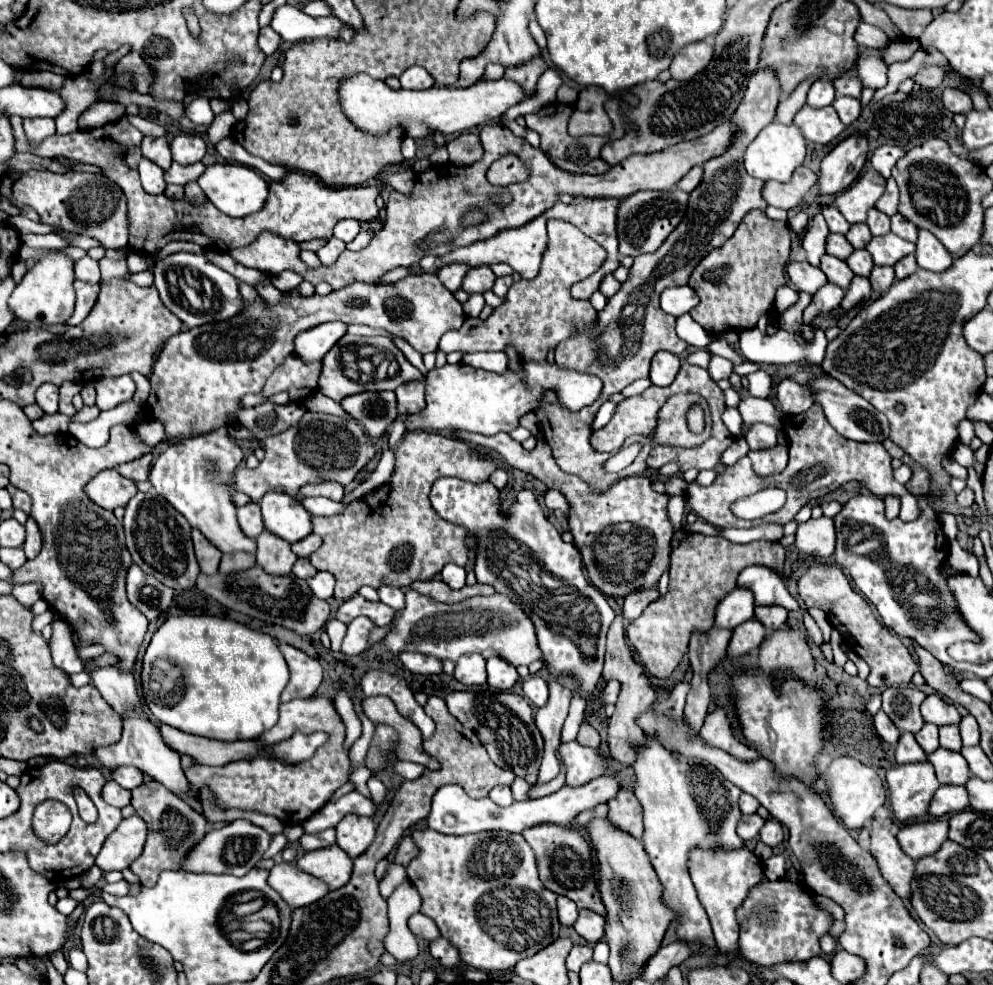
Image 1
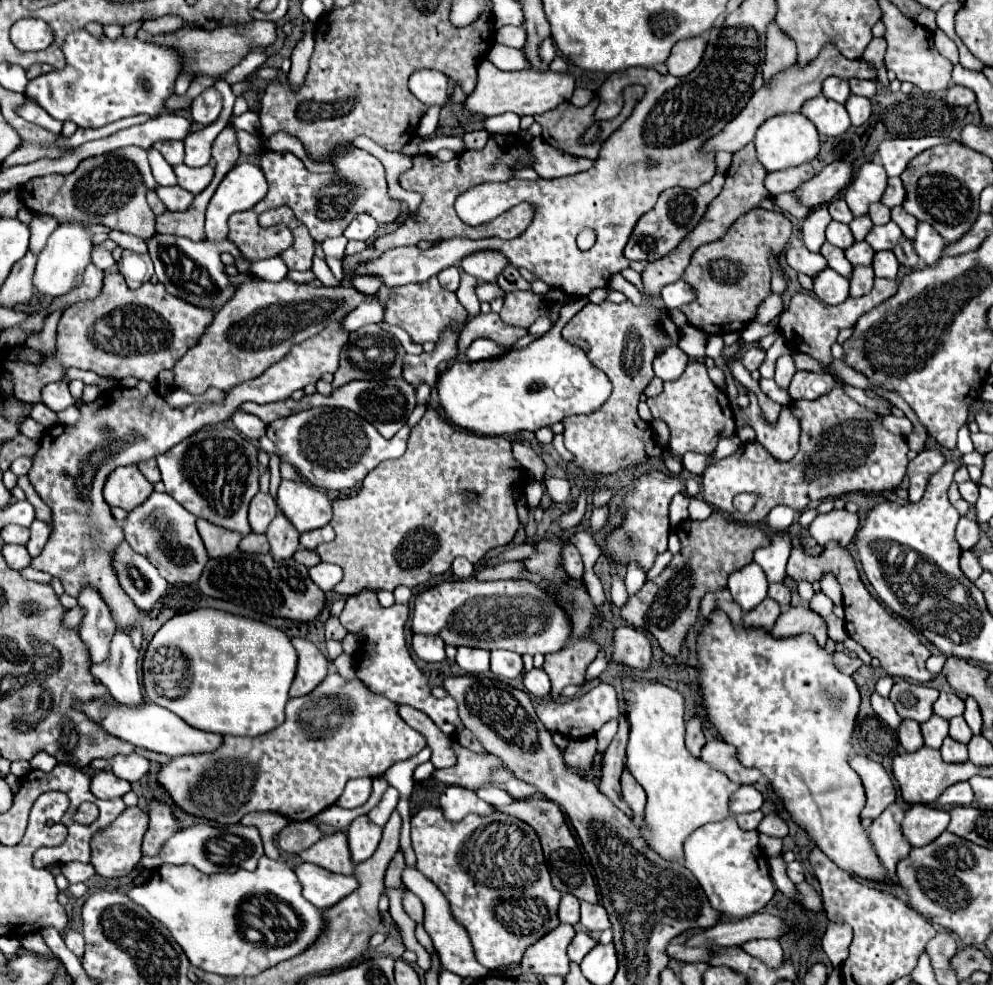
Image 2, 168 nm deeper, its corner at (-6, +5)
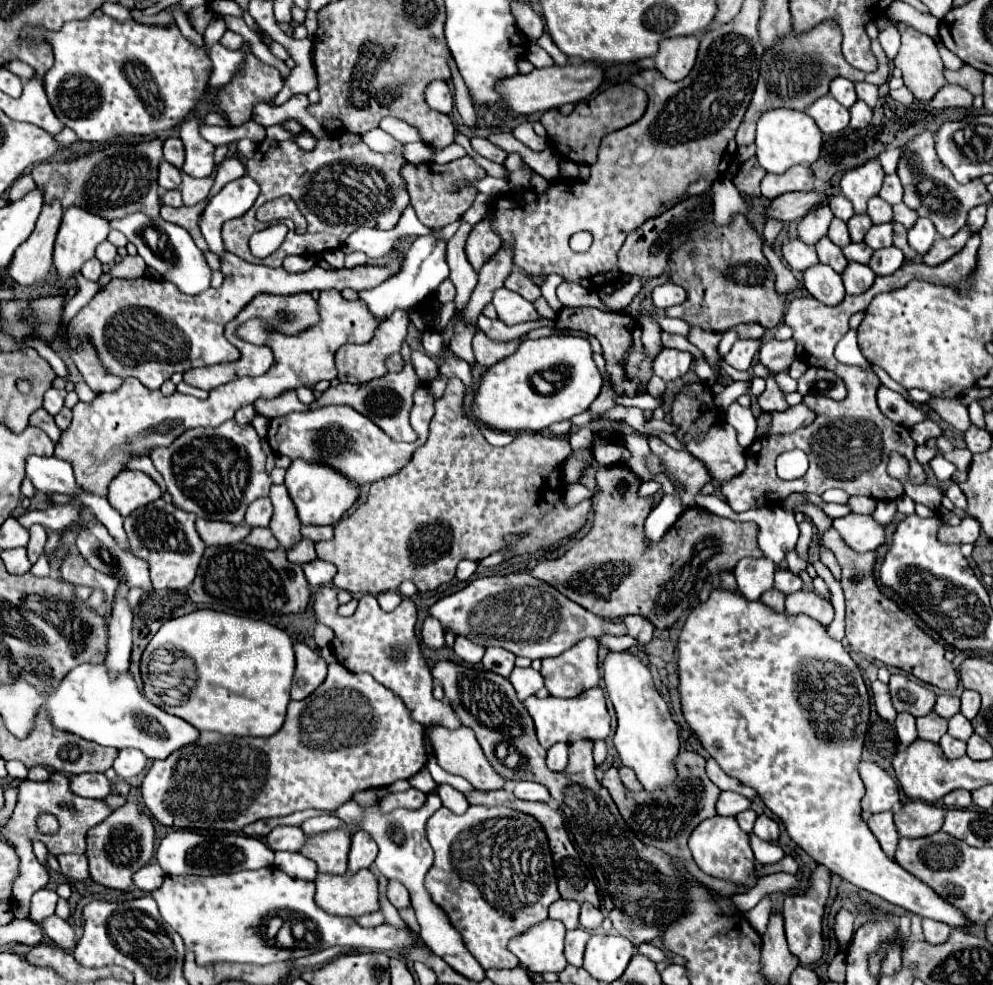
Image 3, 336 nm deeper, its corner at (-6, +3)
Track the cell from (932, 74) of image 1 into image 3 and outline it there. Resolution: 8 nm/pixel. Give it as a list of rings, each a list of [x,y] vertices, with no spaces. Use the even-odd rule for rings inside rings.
[[[899,23],[897,29],[901,35],[901,49],[893,63],[901,69],[903,81],[913,95],[921,101],[929,101],[947,83],[937,45],[929,35],[919,33],[905,23]]]

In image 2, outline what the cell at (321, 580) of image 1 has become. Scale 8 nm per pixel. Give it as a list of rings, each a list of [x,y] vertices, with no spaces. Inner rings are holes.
[[[319,563],[315,567],[309,569],[311,579],[315,581],[317,587],[321,587],[323,591],[331,591],[343,577],[343,571],[339,565],[329,565],[329,563]]]

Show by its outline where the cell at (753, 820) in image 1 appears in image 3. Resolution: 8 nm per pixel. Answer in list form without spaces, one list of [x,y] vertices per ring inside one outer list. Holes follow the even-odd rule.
[[[747,809],[747,811],[743,811],[743,813],[737,815],[739,827],[741,827],[743,831],[747,831],[747,833],[751,833],[751,829],[753,829],[753,825],[755,825],[755,819],[757,819],[757,815],[755,815],[755,811],[751,811],[751,809]]]

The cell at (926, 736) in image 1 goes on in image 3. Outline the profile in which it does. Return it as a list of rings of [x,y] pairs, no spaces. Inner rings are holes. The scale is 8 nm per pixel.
[[[929,713],[927,717],[917,719],[917,731],[919,739],[939,743],[939,739],[947,733],[947,719],[939,717],[937,713]]]

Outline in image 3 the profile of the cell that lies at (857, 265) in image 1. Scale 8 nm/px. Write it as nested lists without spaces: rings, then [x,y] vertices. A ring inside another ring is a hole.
[[[849,243],[843,249],[843,255],[847,257],[847,261],[857,261],[857,263],[869,263],[873,249],[867,247],[865,243]]]

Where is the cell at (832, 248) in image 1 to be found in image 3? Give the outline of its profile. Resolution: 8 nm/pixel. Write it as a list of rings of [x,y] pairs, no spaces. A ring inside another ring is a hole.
[[[833,219],[833,221],[831,221],[827,237],[829,237],[837,247],[845,247],[845,245],[851,243],[849,231],[847,231],[847,223],[845,223],[845,221],[839,221],[839,219]]]

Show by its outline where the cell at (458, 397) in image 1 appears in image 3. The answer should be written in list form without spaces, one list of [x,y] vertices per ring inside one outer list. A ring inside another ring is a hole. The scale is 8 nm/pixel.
[[[545,337],[537,341],[523,341],[519,349],[495,363],[481,377],[475,397],[471,403],[471,415],[489,429],[495,431],[529,431],[539,433],[551,423],[567,421],[573,415],[583,413],[599,395],[601,373],[593,361],[593,351],[587,339],[581,337]],[[557,367],[565,369],[563,379],[557,383],[547,383],[541,379],[541,393],[533,385],[533,377],[543,371],[555,371]]]

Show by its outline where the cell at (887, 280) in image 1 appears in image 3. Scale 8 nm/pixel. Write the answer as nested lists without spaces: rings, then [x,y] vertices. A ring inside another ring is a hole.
[[[887,247],[887,249],[879,249],[873,253],[869,267],[877,273],[877,275],[891,275],[895,273],[901,265],[905,263],[903,253],[897,247]]]

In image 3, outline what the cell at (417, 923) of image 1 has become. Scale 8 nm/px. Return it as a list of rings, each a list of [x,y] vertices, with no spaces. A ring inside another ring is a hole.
[[[393,879],[389,881],[387,897],[389,897],[389,901],[391,901],[397,909],[407,909],[407,907],[411,907],[409,891],[407,891],[403,885],[399,885],[399,881],[393,881]]]

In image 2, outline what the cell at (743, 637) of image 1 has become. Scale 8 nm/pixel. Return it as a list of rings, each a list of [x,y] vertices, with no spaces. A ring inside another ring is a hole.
[[[771,597],[763,599],[763,603],[759,603],[759,607],[755,607],[755,611],[749,611],[743,617],[743,625],[745,627],[761,627],[761,629],[771,629],[777,621],[781,613],[781,607],[773,603]]]

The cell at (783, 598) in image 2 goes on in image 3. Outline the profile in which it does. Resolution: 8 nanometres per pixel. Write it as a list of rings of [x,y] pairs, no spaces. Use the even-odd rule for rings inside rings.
[[[781,567],[777,569],[777,573],[775,573],[775,589],[777,591],[791,595],[791,593],[799,591],[801,587],[803,587],[803,581],[797,575],[793,575],[789,569],[781,569]]]

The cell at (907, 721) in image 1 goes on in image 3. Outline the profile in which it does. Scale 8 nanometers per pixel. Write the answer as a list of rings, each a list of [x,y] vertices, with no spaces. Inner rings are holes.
[[[891,675],[889,689],[891,689],[893,707],[899,713],[907,711],[913,717],[929,715],[933,711],[935,701],[937,701],[937,695],[931,689],[919,685],[917,681],[913,681],[905,675]]]

